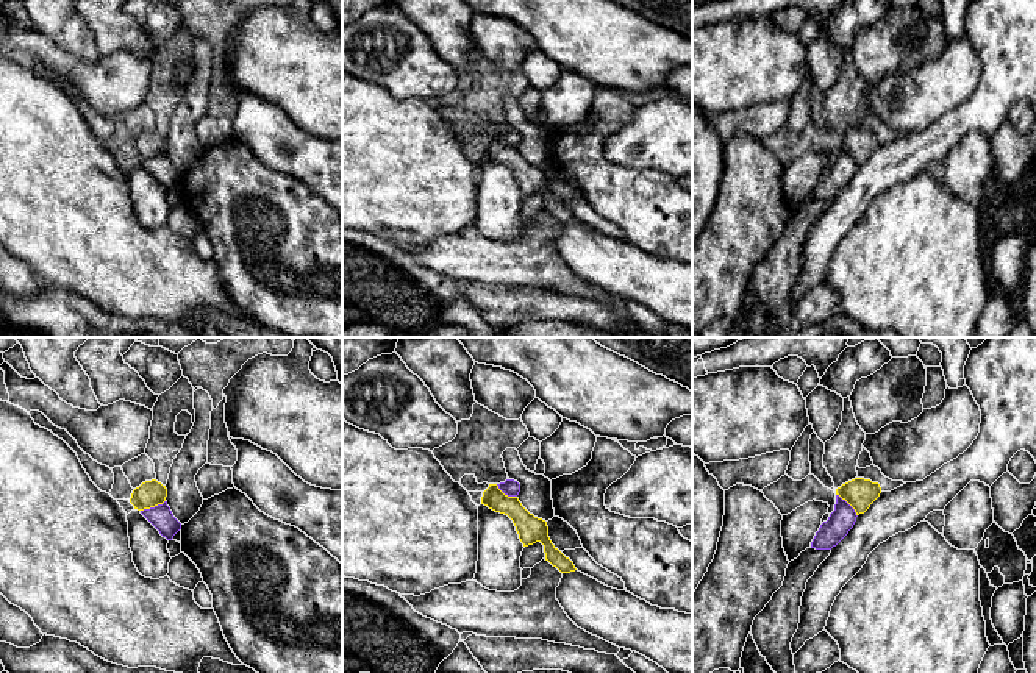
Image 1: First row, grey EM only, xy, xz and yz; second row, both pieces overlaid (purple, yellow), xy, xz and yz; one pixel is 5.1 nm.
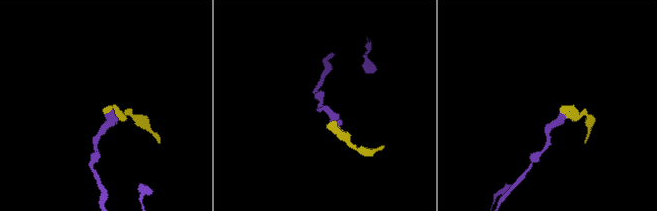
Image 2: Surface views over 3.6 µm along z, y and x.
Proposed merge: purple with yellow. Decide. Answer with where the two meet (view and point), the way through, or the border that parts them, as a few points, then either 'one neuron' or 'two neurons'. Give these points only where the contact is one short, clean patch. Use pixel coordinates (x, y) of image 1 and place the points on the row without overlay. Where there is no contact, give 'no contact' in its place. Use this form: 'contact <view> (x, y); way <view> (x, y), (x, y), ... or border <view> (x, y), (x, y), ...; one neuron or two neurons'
contact xy (152, 158); border xy (164, 150), (141, 161); two neurons

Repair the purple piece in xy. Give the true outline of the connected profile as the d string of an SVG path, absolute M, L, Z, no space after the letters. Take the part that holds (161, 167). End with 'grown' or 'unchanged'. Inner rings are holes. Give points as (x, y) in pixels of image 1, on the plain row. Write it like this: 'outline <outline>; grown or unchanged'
outline M167 151L150 159L141 161L141 164L159 181L163 187L172 191L181 180L181 173L173 167Z; unchanged

